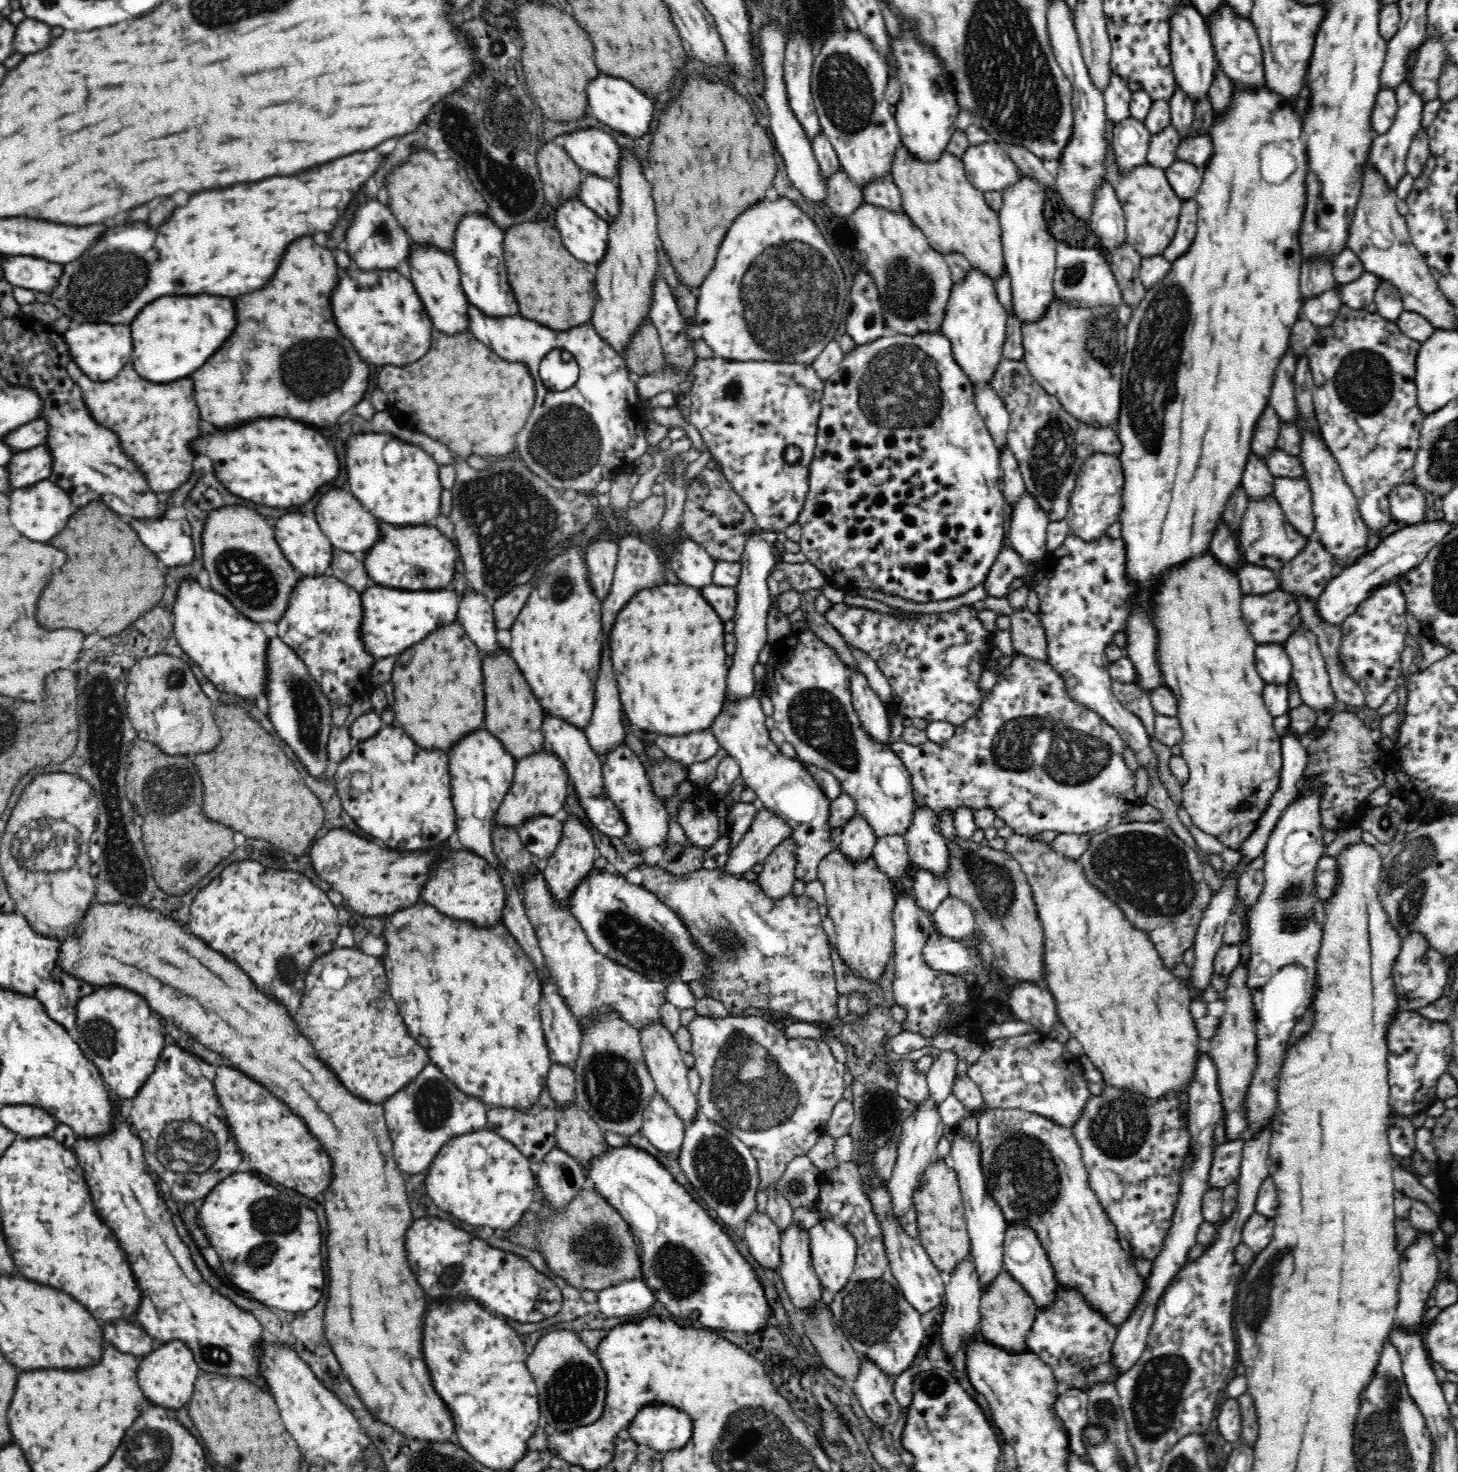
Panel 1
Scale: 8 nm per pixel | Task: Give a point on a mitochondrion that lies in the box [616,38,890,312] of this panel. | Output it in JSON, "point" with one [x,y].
{"point":[846,93]}

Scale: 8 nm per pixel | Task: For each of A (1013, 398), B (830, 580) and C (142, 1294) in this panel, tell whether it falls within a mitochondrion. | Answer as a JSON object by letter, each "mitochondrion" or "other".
{"A":"other","B":"other","C":"other"}

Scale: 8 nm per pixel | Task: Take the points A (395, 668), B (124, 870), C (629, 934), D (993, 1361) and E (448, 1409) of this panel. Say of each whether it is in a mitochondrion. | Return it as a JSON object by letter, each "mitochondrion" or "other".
{"A":"other","B":"mitochondrion","C":"mitochondrion","D":"other","E":"other"}

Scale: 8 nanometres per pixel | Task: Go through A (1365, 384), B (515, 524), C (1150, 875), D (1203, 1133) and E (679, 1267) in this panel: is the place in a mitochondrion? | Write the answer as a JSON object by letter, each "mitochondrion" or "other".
{"A":"mitochondrion","B":"mitochondrion","C":"mitochondrion","D":"other","E":"mitochondrion"}

